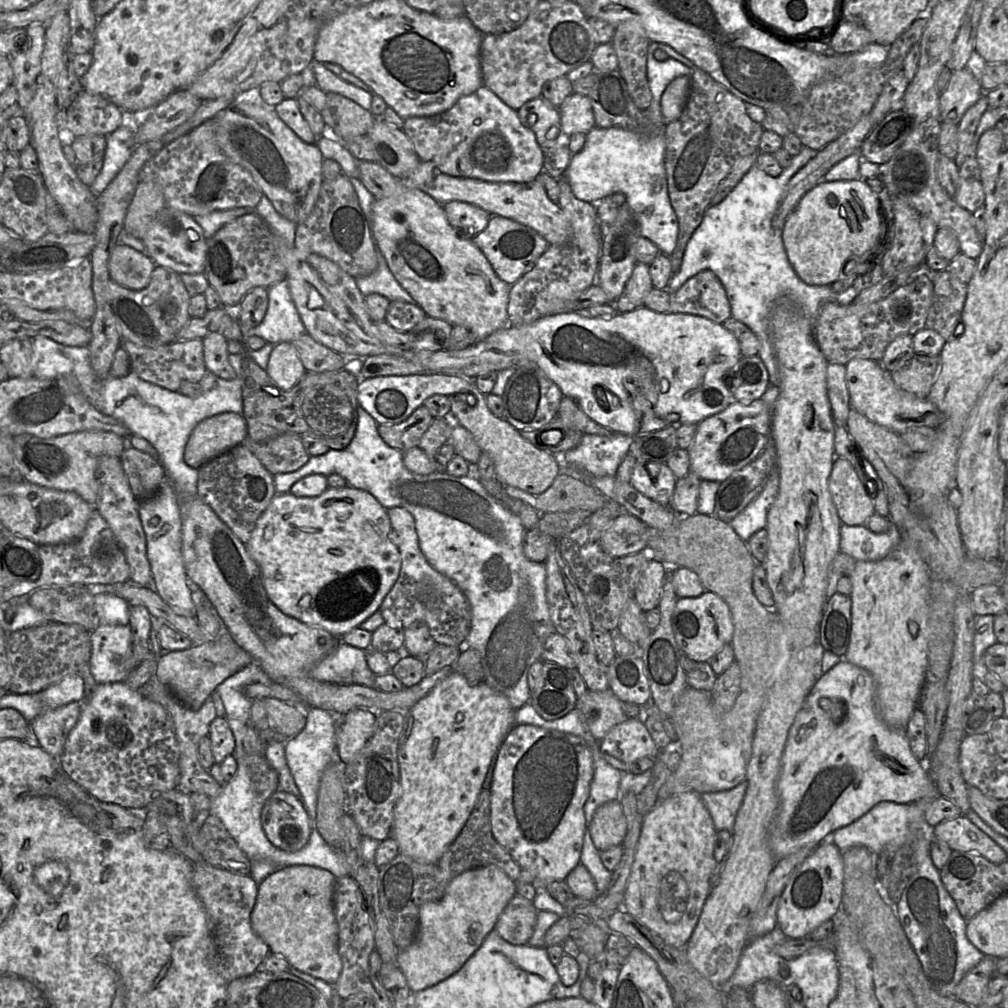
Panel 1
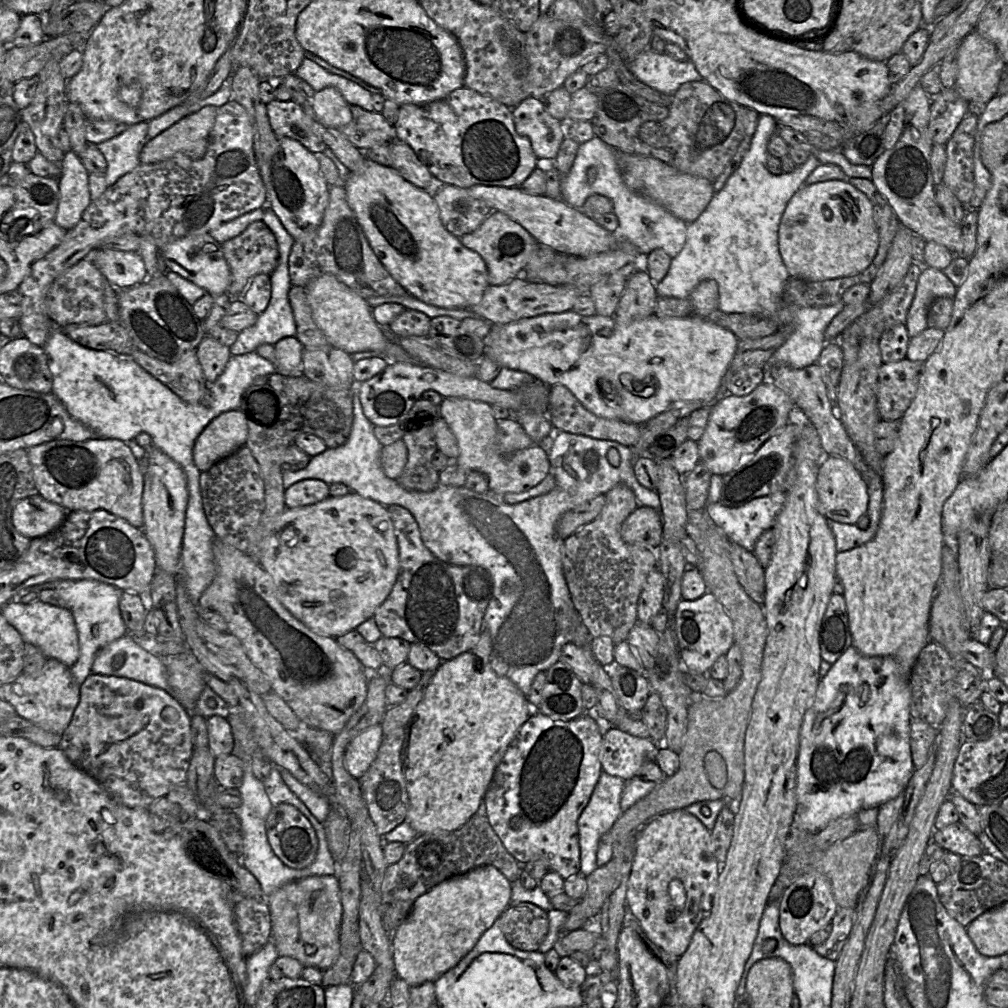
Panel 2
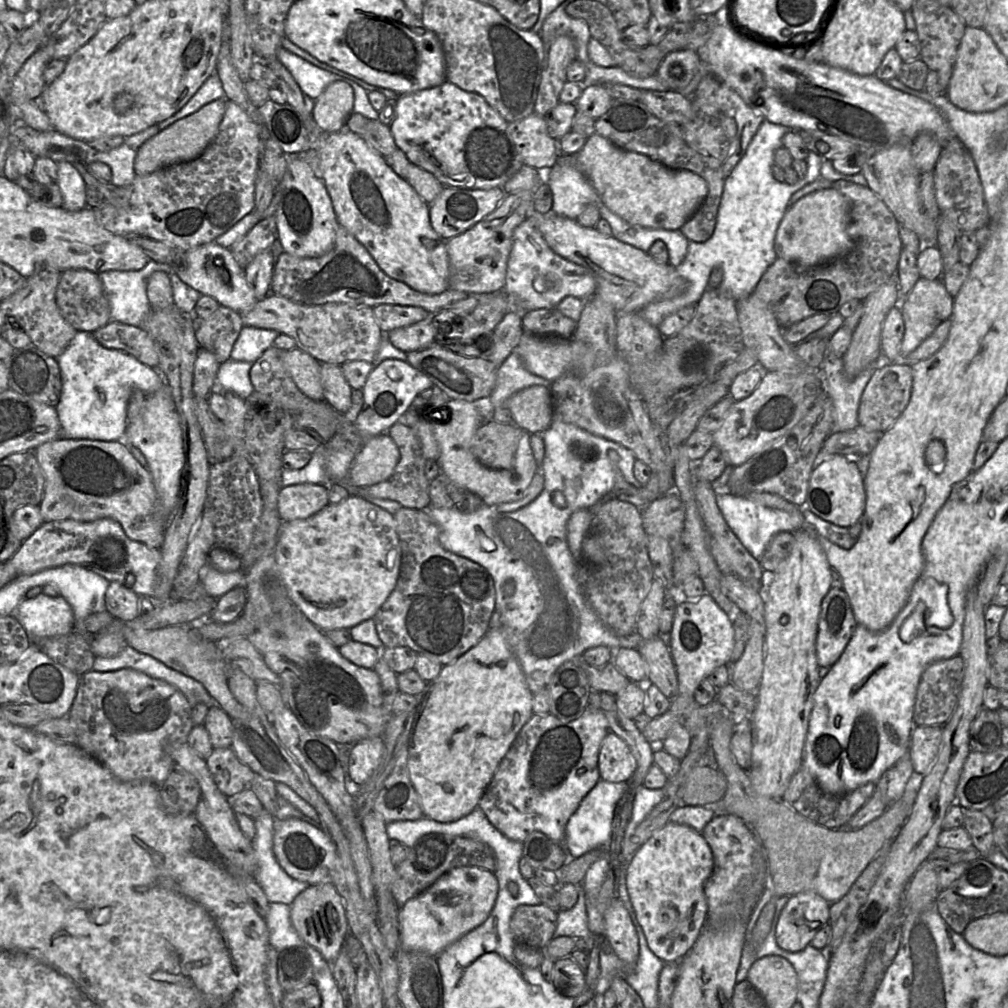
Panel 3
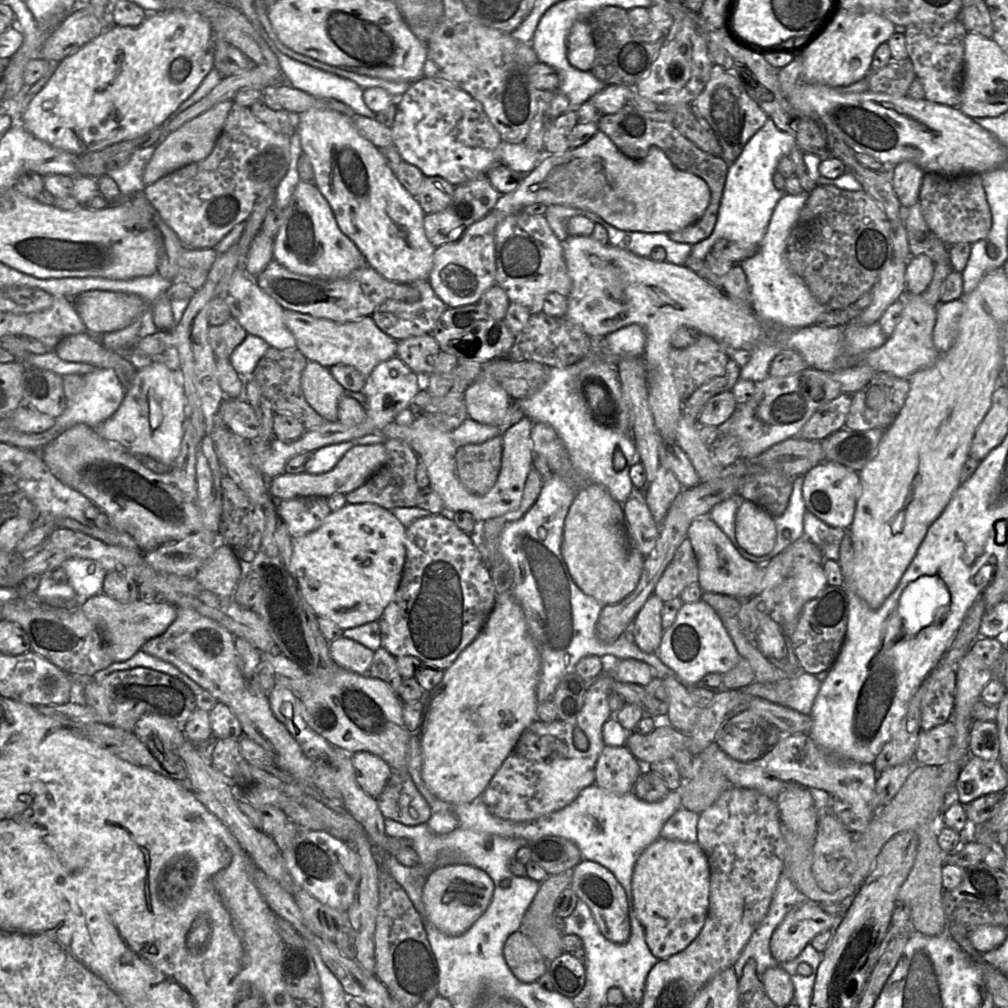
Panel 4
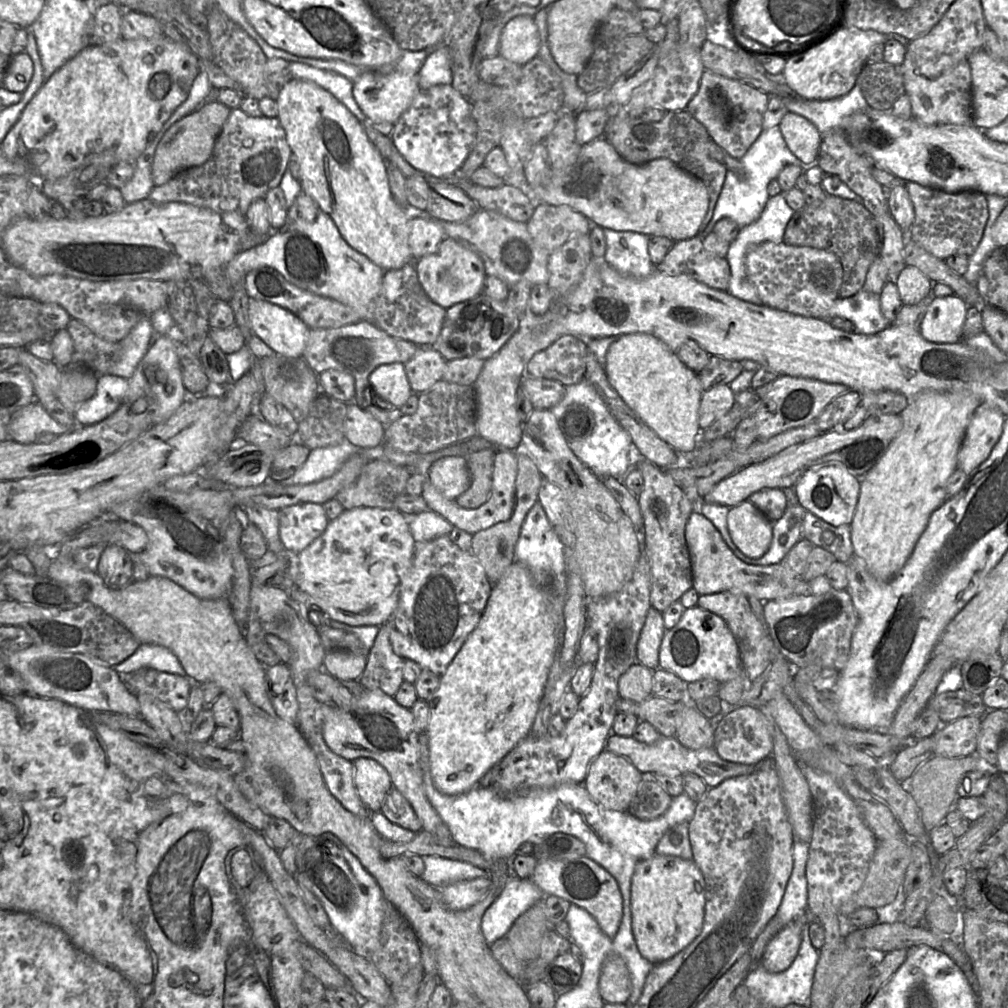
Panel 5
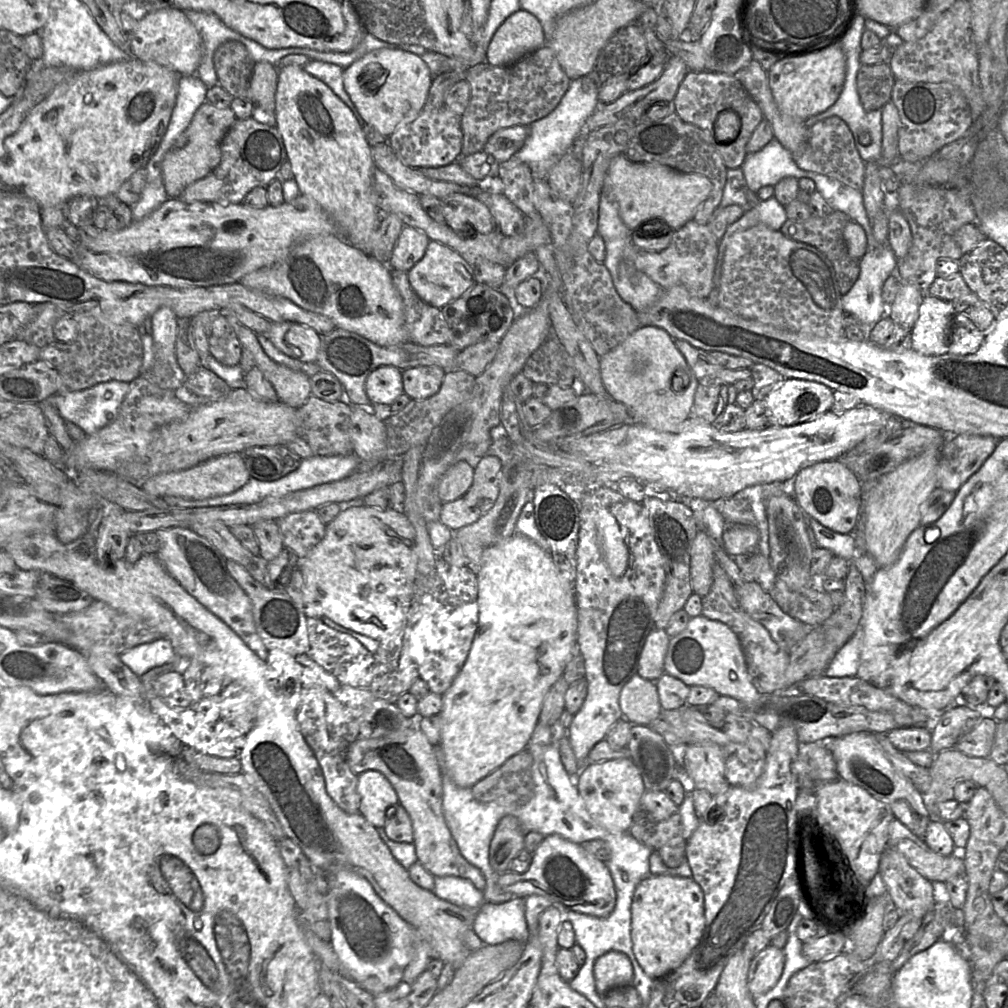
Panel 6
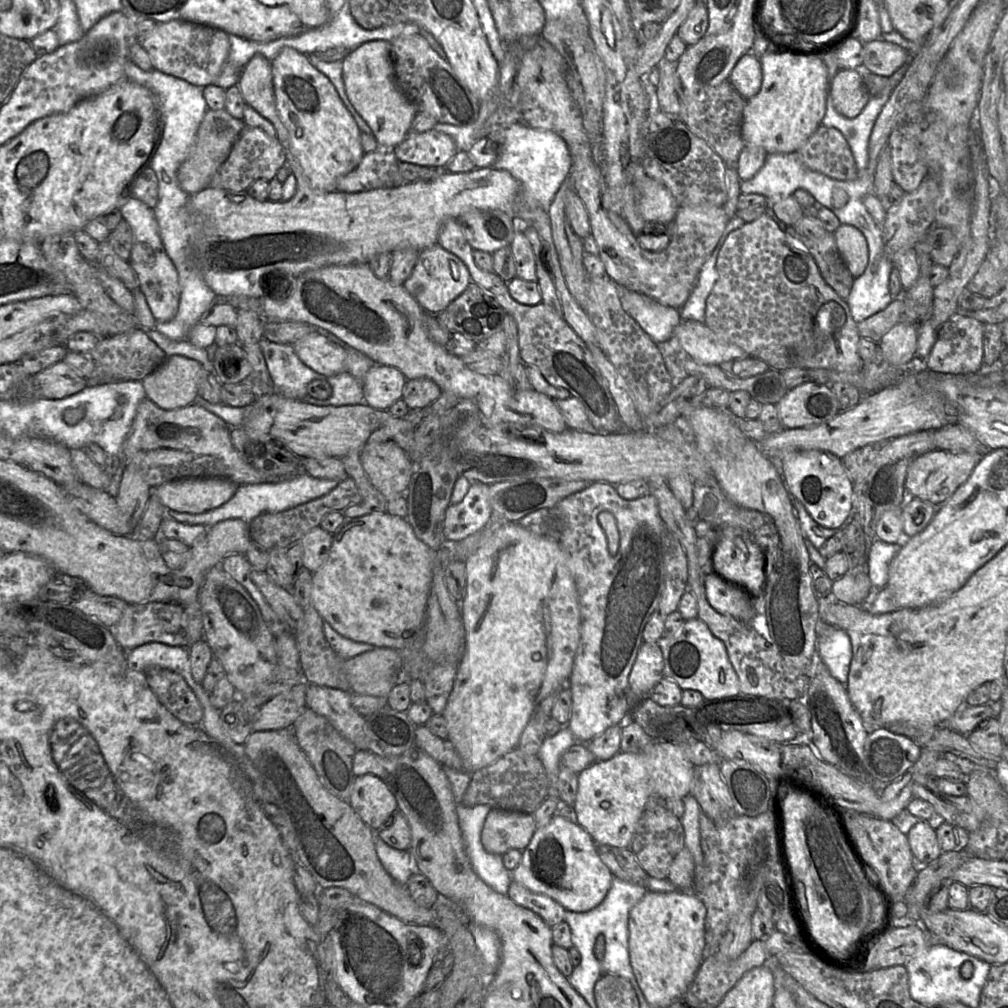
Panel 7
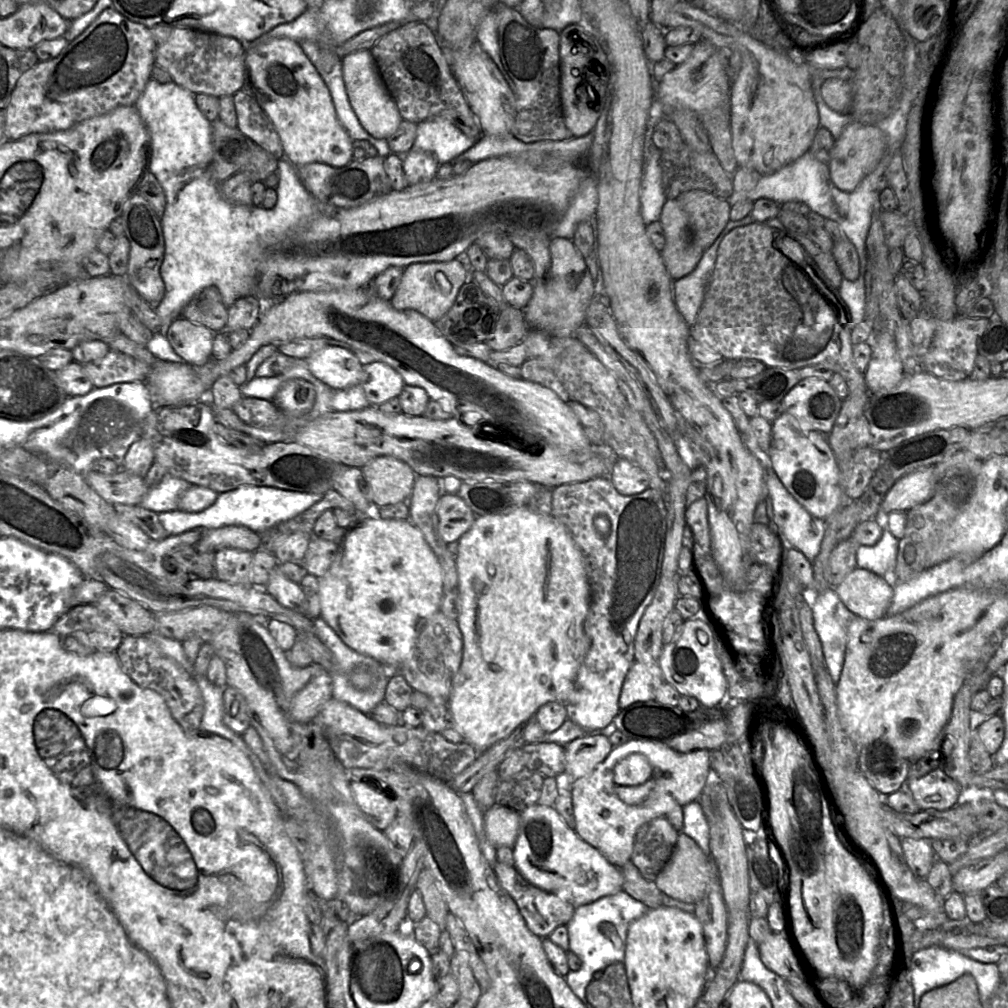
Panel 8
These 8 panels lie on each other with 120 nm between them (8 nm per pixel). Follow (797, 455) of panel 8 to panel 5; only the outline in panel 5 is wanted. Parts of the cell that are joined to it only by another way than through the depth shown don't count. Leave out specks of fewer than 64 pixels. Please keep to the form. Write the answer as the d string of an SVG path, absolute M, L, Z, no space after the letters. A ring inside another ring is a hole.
M824 464L806 471L794 486L797 498L804 509L833 526L852 523L860 489L860 478L838 464Z

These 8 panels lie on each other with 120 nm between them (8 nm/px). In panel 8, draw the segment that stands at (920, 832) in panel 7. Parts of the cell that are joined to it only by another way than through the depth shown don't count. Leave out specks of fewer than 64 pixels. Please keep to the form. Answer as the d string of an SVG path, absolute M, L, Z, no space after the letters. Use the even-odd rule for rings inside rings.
M904 837L901 839L901 848L911 871L917 877L925 879L936 858L932 841L925 838Z

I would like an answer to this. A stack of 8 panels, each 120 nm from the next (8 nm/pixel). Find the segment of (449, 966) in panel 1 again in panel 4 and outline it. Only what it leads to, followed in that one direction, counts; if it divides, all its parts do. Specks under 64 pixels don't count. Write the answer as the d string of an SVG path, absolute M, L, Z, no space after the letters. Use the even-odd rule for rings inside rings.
M448 865L431 871L422 892L424 918L442 933L465 933L488 908L494 890L492 879L483 870L470 865Z

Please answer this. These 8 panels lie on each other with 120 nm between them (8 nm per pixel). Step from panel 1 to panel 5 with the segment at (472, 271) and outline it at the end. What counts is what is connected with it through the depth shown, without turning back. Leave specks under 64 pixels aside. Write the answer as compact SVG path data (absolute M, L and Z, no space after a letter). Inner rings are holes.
M292 78L279 91L276 102L278 106L277 117L285 130L287 142L292 150L292 153L297 156L301 166L301 180L299 182L301 183L302 191L312 197L317 202L319 207L333 219L345 241L352 248L365 255L376 265L381 267L384 271L399 269L410 262L414 262L412 251L409 245L410 220L412 215L411 213L408 213L404 207L399 205L393 198L387 174L387 162L369 139L363 123L359 121L357 117L330 92L307 80Z

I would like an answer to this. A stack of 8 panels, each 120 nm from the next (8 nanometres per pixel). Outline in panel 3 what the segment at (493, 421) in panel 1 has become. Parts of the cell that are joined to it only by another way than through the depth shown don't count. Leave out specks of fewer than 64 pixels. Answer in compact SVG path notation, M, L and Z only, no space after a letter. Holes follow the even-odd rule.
M450 400L442 408L433 411L428 422L440 447L437 463L441 474L445 474L460 490L466 490L479 496L484 505L498 506L521 500L534 477L540 470L530 445L531 434L522 431L511 469L493 470L483 466L471 451L472 439L485 421L481 407L474 402Z

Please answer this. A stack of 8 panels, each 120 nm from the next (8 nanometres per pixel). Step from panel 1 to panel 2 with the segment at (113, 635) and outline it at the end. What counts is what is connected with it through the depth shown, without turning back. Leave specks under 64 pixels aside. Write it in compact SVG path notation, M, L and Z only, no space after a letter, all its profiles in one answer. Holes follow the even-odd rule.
M128 633L98 652L91 671L95 674L124 677L171 691L164 658L142 649Z

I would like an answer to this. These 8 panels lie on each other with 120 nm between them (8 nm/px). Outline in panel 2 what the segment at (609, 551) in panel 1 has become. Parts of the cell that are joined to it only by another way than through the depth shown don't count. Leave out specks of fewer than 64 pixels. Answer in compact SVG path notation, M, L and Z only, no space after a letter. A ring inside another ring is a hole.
M638 506L623 522L620 533L628 544L657 550L663 539L660 510Z

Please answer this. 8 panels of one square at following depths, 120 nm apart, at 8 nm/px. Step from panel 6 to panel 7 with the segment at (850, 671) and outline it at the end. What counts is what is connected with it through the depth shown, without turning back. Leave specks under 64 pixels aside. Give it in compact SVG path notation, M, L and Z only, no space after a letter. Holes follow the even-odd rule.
M819 619L817 653L833 677L845 684L852 660L849 635L838 627Z

